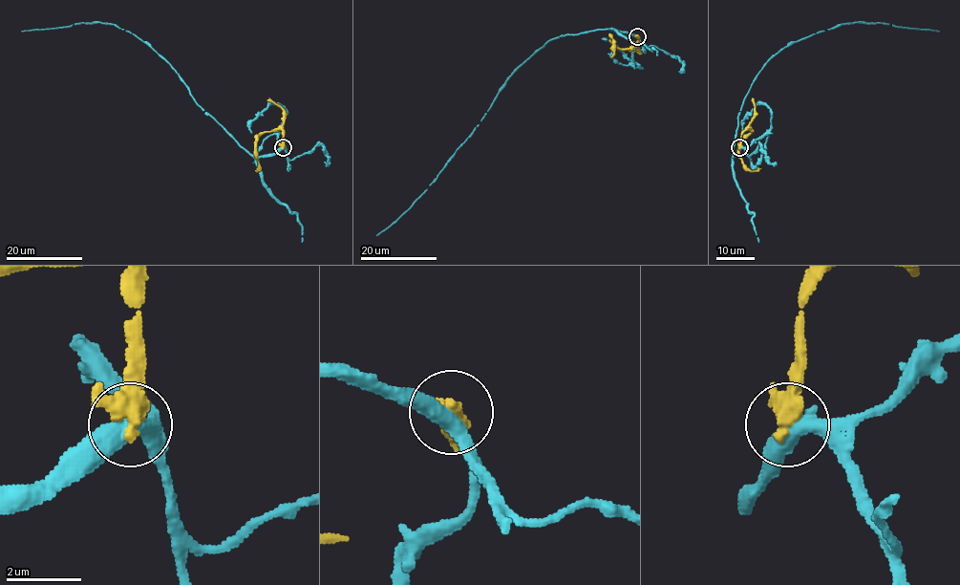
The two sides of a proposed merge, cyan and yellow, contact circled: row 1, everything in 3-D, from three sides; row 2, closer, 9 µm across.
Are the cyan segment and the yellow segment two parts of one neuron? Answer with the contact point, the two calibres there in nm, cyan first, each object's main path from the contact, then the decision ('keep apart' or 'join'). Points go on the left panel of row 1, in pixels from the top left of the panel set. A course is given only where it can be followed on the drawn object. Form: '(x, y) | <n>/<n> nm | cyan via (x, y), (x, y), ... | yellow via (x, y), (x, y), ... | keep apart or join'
(283, 147) | 440/400 nm | cyan via (282, 147), (271, 154), (252, 157), (194, 100), (181, 77), (152, 47), (113, 24), (76, 23), (22, 32) | yellow via (282, 147), (281, 130), (264, 131), (256, 140), (258, 171), (256, 168) | keep apart

